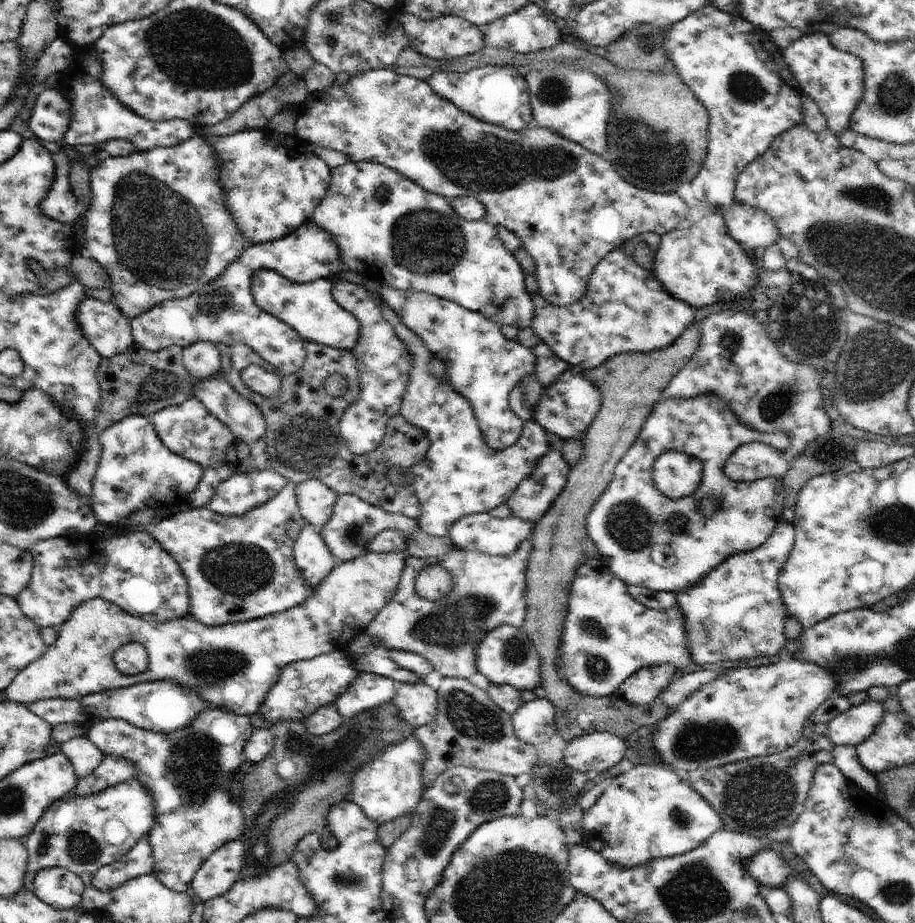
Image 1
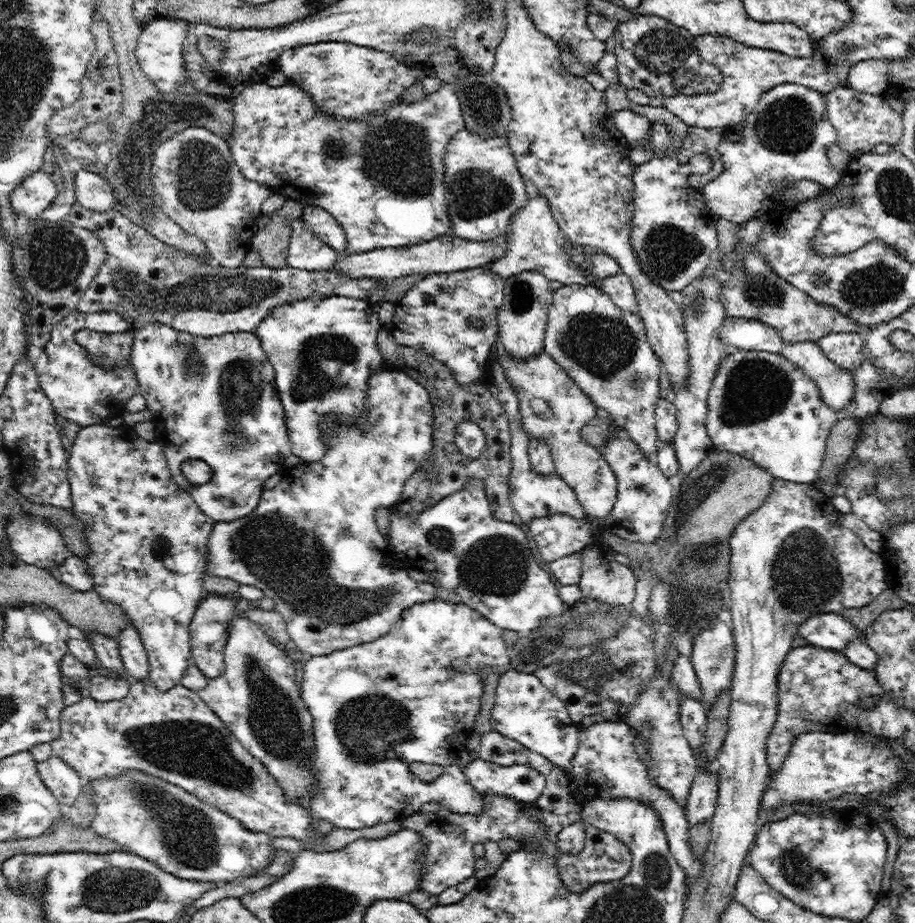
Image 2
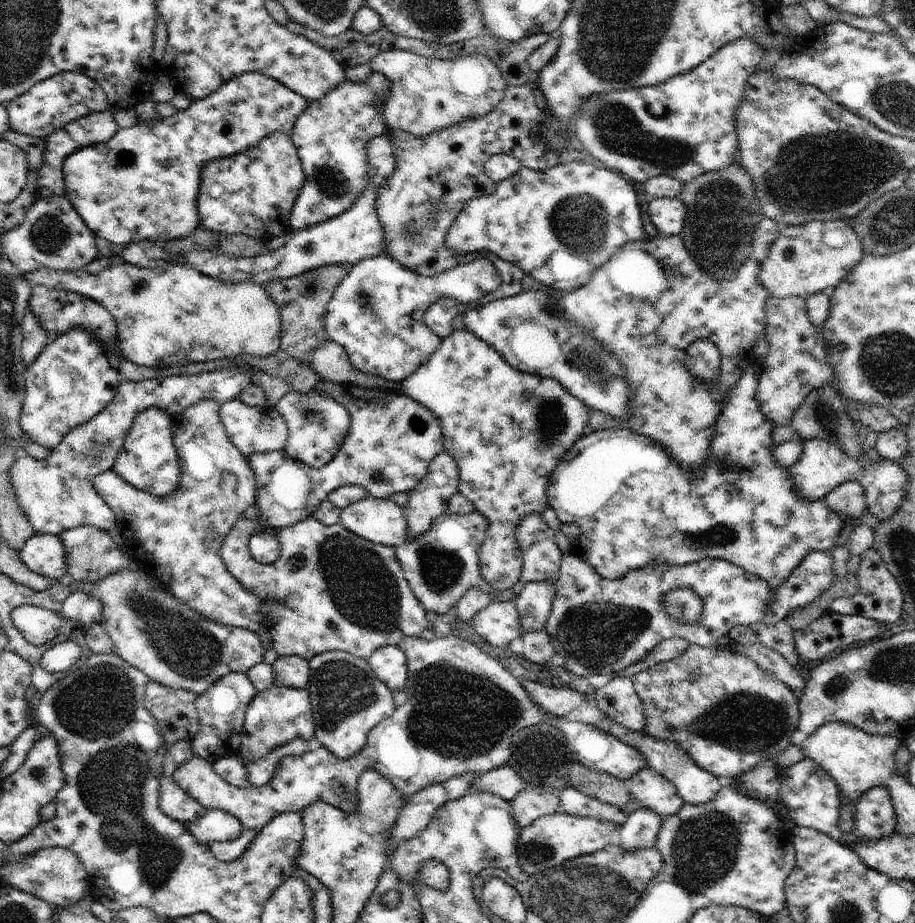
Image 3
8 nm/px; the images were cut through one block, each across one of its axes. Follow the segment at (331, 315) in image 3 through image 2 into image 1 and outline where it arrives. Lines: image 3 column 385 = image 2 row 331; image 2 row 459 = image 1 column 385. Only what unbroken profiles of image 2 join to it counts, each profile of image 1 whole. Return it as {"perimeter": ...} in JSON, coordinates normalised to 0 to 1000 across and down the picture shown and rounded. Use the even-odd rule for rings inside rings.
{"perimeter":[[[414,325],[417,342],[424,351],[428,351],[433,364],[444,373],[450,388],[448,412],[444,418],[444,427],[438,436],[437,451],[450,462],[463,466],[468,472],[470,483],[463,493],[463,498],[446,509],[431,507],[424,511],[426,524],[448,524],[459,542],[459,559],[455,561],[459,574],[472,581],[484,582],[490,580],[492,571],[505,559],[514,557],[533,556],[546,546],[553,546],[555,540],[562,535],[568,522],[584,511],[590,496],[599,492],[601,482],[597,475],[597,466],[589,457],[581,454],[574,456],[568,475],[560,483],[551,488],[540,488],[528,476],[522,462],[522,455],[514,436],[498,427],[496,420],[486,413],[474,410],[470,405],[470,390],[474,387],[463,371],[452,362],[435,340]]]}

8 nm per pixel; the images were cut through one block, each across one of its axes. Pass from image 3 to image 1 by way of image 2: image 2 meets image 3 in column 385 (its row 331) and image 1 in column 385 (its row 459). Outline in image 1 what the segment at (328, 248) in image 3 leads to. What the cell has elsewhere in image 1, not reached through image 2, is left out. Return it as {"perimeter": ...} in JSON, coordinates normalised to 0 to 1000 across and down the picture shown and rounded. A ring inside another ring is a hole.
{"perimeter":[[[379,176],[370,181],[362,183],[363,197],[361,197],[361,204],[354,212],[354,217],[350,219],[348,225],[340,234],[341,243],[354,247],[367,262],[369,267],[369,273],[372,273],[372,282],[376,284],[376,288],[380,294],[387,296],[395,296],[399,301],[412,304],[417,311],[431,312],[433,314],[454,314],[459,316],[469,316],[470,319],[479,321],[479,323],[486,323],[493,325],[516,338],[528,340],[533,347],[537,347],[542,353],[551,353],[551,351],[557,351],[557,353],[564,353],[566,358],[573,358],[573,355],[579,355],[581,353],[581,347],[584,347],[584,327],[581,327],[581,321],[577,319],[575,314],[575,299],[568,290],[566,283],[562,280],[561,275],[557,275],[546,258],[544,248],[542,245],[533,242],[530,238],[523,239],[510,239],[503,236],[498,232],[498,228],[494,228],[494,223],[490,221],[490,216],[471,208],[466,208],[462,204],[456,200],[456,198],[446,195],[444,191],[439,191],[433,184],[417,180],[408,176]]]}

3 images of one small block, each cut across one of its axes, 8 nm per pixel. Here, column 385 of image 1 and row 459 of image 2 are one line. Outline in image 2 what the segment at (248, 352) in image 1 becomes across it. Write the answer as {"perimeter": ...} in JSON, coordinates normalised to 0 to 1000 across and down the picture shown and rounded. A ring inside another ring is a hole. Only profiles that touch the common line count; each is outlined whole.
{"perimeter":[[[436,374],[433,384],[435,391],[431,399],[445,403],[457,413],[470,428],[474,447],[473,477],[474,501],[469,497],[457,507],[440,527],[437,537],[425,548],[425,557],[432,551],[434,557],[454,557],[472,550],[480,542],[496,535],[503,528],[509,528],[514,520],[526,520],[529,534],[534,542],[534,549],[544,563],[565,564],[564,557],[556,541],[556,514],[558,510],[558,469],[555,454],[549,438],[536,425],[536,421],[523,412],[516,416],[501,416],[494,402],[483,392],[466,385],[452,376]],[[506,456],[516,456],[527,464],[531,476],[531,485],[522,496],[507,493],[498,483],[501,462]]]}

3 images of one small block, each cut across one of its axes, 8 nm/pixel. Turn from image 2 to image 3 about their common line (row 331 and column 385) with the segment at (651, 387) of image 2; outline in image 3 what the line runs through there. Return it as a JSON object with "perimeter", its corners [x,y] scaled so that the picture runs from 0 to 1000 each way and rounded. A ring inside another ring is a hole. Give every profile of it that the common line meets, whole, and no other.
{"perimeter":[[[334,558],[320,570],[298,574],[306,602],[299,610],[284,612],[272,596],[272,584],[284,576],[291,577],[292,574],[280,564],[264,561],[245,585],[239,600],[254,625],[292,654],[287,662],[291,672],[286,676],[297,690],[298,712],[325,710],[339,716],[357,705],[375,705],[401,715],[409,704],[435,699],[443,690],[466,689],[466,662],[442,627],[431,594],[397,585],[370,567],[355,570]]]}

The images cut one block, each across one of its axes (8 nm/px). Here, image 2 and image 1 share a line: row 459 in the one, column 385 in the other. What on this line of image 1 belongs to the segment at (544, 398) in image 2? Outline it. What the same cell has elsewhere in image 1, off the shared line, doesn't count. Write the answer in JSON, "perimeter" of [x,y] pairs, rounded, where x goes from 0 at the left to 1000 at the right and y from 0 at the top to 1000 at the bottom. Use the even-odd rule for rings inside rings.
{"perimeter":[[[445,597],[400,599],[387,607],[368,611],[358,624],[326,657],[269,674],[225,678],[208,668],[193,670],[186,674],[166,674],[136,663],[129,654],[109,646],[87,652],[68,676],[61,696],[52,701],[42,715],[26,723],[7,745],[9,758],[32,763],[42,758],[92,756],[126,745],[138,745],[151,740],[188,737],[199,745],[208,745],[227,761],[232,767],[254,770],[254,774],[275,776],[282,772],[295,745],[306,737],[310,722],[329,715],[341,715],[351,709],[377,704],[380,696],[393,689],[413,667],[420,657],[431,650],[435,632],[442,618]],[[153,697],[162,711],[160,726],[150,731],[133,730],[125,719],[125,707],[137,698]]]}

